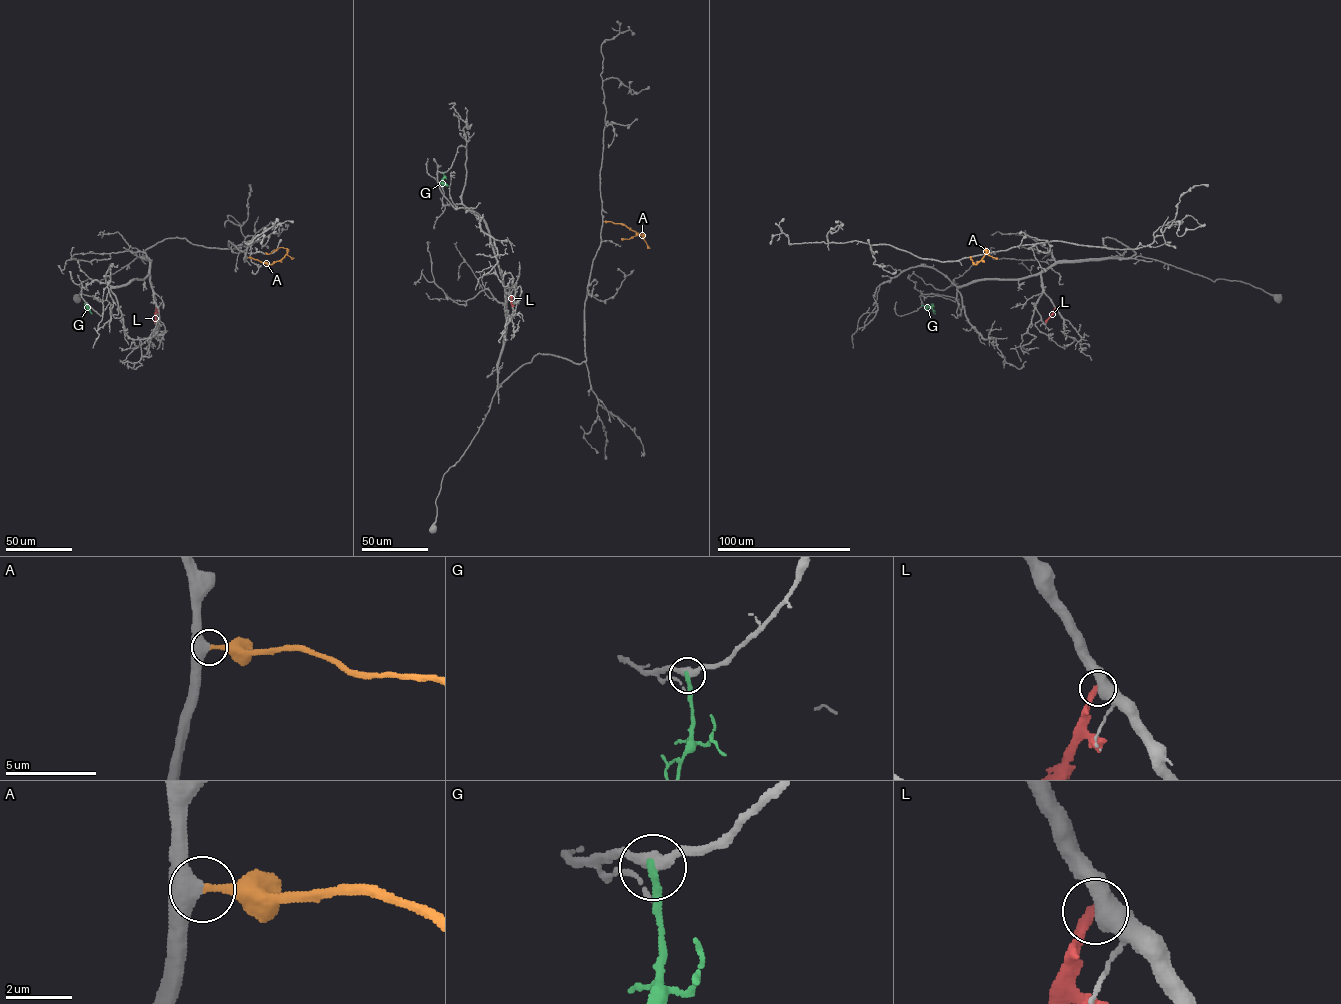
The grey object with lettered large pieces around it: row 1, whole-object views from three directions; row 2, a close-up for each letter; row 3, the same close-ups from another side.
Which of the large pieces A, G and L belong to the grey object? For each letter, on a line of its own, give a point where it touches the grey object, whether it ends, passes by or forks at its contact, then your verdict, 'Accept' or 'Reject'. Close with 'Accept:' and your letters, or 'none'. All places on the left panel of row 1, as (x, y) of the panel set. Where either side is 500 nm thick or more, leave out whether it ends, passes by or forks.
A: Touches grey at (247, 257). It ends there. Accept
G: Touches grey at (87, 305). It ends there. Reject
L: Touches grey at (156, 308). Reject
Accept: A

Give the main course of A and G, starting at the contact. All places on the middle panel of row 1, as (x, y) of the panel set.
A: (603, 221), (623, 223), (643, 235), (621, 238)
G: (443, 173), (443, 182), (448, 186)

